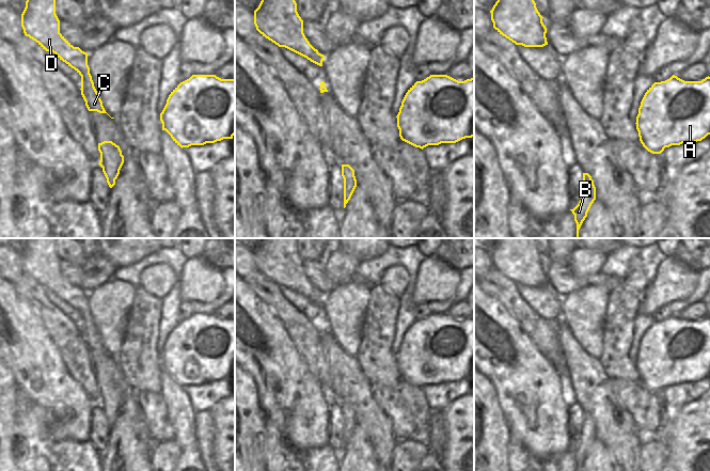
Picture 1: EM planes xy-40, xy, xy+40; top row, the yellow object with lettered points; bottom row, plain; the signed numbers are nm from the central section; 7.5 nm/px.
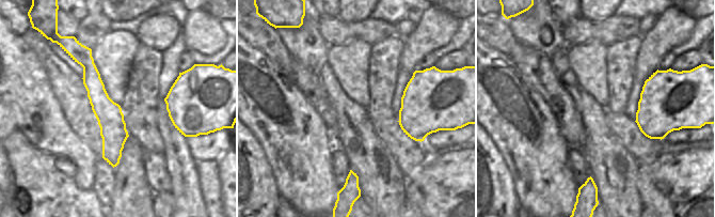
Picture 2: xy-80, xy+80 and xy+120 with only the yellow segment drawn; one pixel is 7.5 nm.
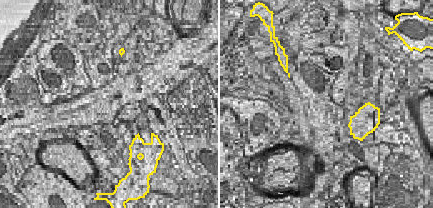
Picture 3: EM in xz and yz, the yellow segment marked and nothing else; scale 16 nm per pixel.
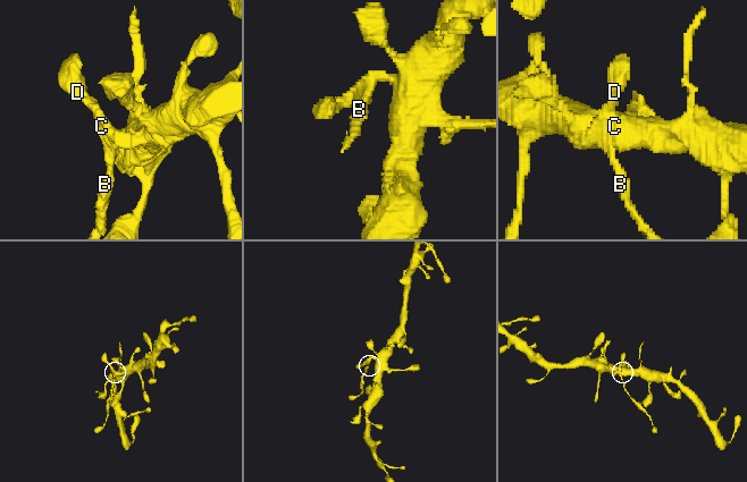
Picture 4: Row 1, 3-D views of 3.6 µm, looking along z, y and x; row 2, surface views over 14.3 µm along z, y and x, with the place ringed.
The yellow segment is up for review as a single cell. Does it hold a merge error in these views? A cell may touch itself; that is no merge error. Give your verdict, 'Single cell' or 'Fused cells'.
Fused cells

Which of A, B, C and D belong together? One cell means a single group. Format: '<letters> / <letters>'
A C D / B

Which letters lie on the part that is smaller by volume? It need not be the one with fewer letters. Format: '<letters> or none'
B

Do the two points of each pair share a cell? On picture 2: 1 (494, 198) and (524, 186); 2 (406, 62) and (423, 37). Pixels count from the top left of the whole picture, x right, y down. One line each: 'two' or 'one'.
1: two
2: one

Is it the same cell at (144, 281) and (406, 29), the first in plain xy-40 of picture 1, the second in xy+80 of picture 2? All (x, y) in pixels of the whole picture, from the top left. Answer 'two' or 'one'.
one

